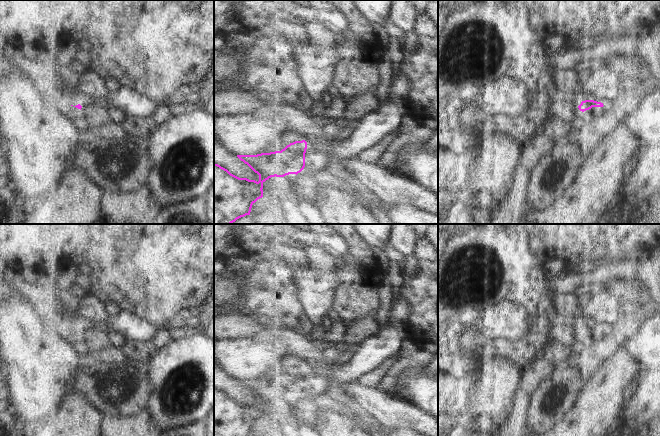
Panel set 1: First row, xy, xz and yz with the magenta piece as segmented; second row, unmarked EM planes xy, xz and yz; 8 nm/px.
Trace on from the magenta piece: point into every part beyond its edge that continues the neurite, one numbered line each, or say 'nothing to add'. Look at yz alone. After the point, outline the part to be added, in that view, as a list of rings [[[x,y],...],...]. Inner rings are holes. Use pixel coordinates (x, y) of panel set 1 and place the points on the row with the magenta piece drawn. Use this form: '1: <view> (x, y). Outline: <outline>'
1: yz (594, 111). Outline: [[[604,105],[603,107],[592,107],[591,109],[584,111],[583,114],[584,116],[596,116],[605,108],[608,108],[608,106]]]

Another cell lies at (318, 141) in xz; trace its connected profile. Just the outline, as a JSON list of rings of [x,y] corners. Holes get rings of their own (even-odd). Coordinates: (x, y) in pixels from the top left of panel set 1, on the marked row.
[[[308,133],[305,141],[308,145],[319,151],[326,151],[326,145],[332,141],[332,139],[324,134]]]

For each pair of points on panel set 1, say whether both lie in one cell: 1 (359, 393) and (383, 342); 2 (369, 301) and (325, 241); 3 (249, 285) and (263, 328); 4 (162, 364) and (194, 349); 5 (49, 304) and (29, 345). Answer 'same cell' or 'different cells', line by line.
1: different cells
2: different cells
3: different cells
4: same cell
5: different cells

